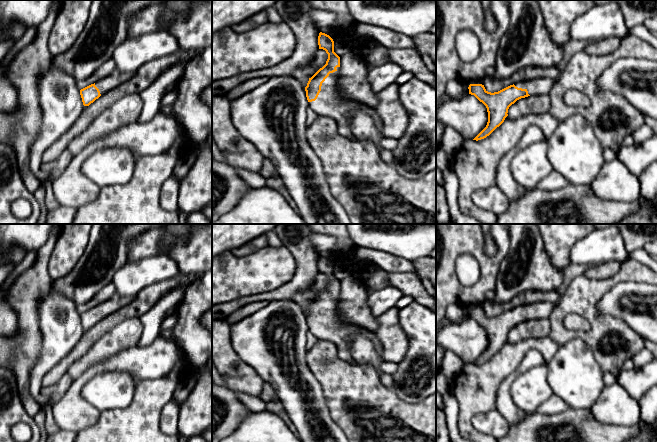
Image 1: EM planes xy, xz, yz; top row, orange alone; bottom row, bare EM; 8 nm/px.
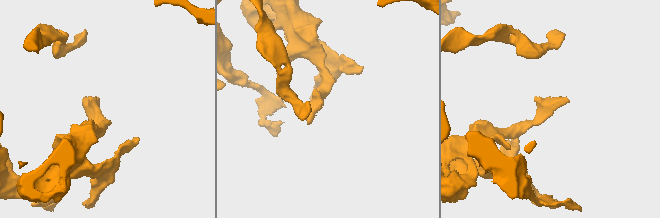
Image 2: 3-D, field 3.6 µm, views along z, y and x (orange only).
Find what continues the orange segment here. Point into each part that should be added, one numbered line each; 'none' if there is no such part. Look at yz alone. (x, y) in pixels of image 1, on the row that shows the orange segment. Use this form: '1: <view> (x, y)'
1: yz (538, 86)

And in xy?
1: xy (117, 77)

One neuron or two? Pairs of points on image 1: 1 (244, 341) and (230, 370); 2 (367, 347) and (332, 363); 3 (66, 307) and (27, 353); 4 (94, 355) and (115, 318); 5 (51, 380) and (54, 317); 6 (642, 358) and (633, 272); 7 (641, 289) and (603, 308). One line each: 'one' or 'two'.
1: two
2: two
3: two
4: two
5: two
6: two
7: one

